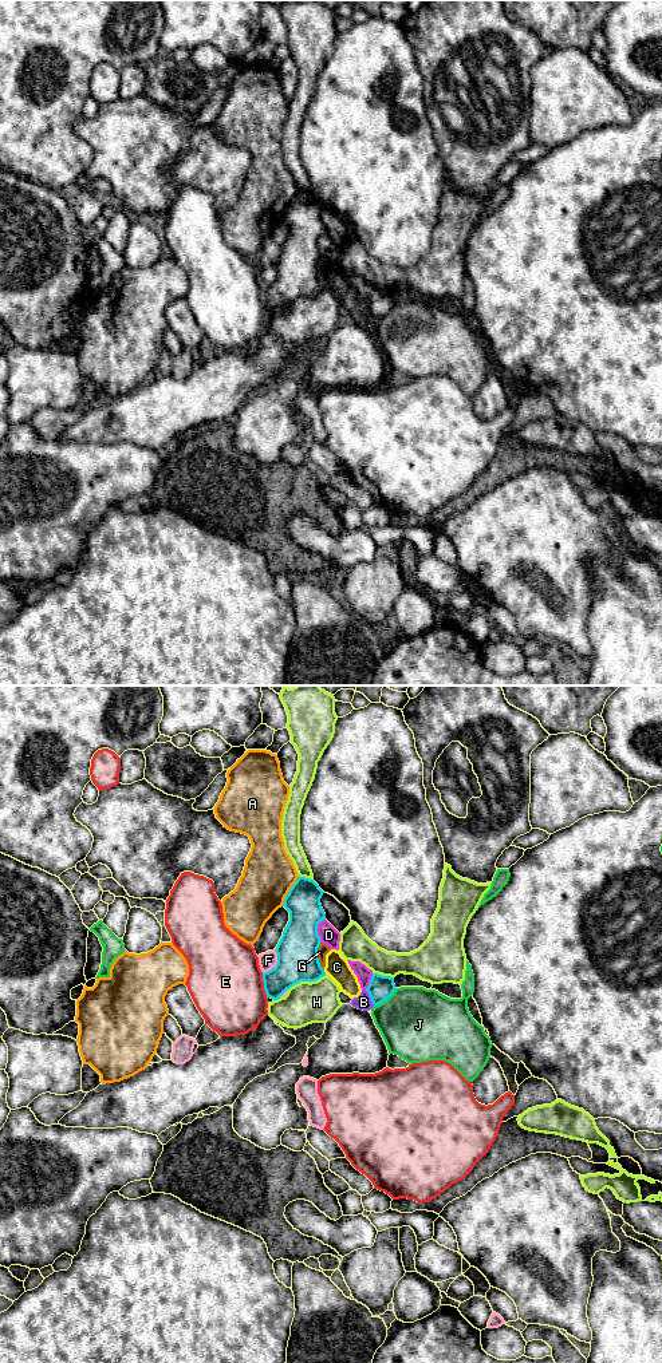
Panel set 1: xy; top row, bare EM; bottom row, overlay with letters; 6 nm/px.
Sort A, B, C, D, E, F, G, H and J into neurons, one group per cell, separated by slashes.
A / B C G / D / E / F / H / J

